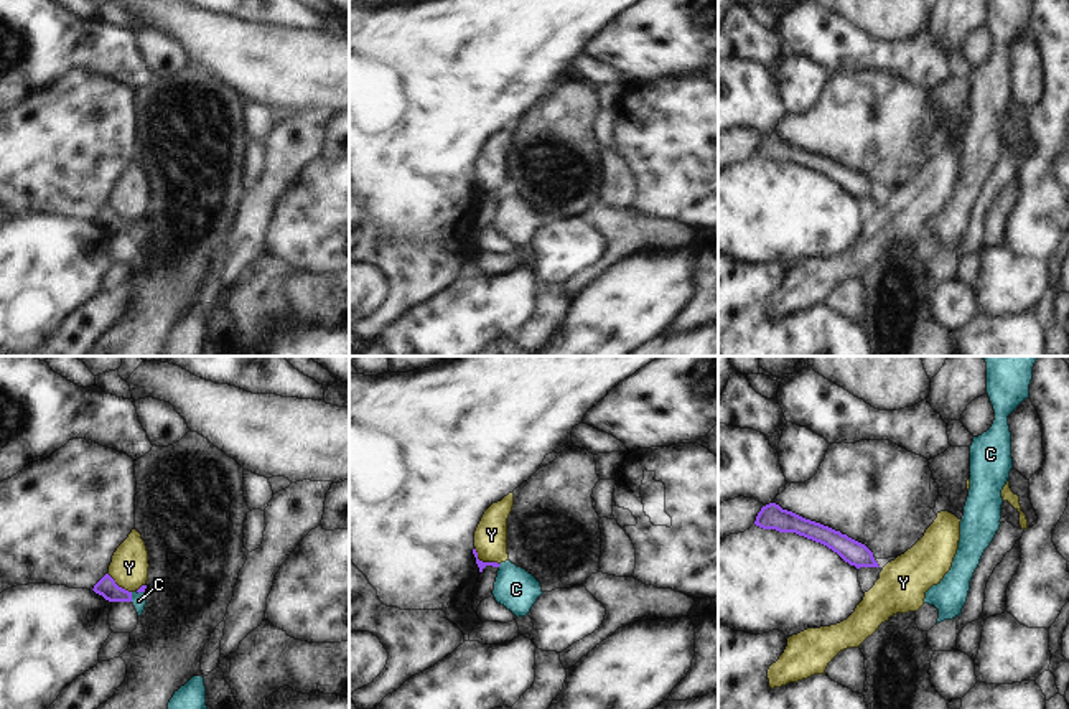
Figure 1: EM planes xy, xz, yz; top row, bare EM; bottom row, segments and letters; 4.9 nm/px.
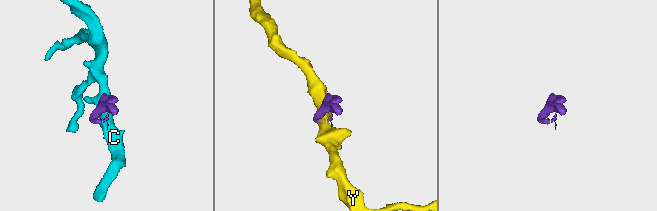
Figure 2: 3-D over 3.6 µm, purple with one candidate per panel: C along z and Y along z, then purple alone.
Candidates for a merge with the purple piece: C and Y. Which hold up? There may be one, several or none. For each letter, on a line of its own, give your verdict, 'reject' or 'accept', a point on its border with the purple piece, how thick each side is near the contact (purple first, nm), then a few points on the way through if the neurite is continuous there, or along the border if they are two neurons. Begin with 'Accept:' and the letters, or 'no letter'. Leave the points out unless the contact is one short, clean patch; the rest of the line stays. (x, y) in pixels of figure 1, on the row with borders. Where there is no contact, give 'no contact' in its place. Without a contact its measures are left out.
Accept: C
C: accept | xy (130, 597) | 90/70 nm | across xy (106, 587), (130, 597), (139, 601)
Y: reject | xz (485, 563) | 40/160 nm | along xz (475, 549), (480, 559), (499, 564)

